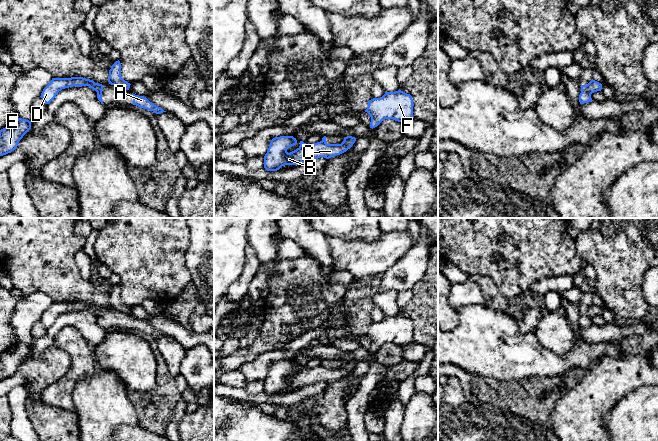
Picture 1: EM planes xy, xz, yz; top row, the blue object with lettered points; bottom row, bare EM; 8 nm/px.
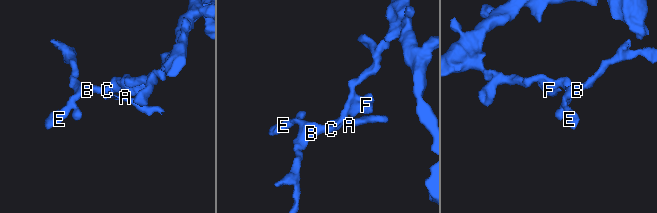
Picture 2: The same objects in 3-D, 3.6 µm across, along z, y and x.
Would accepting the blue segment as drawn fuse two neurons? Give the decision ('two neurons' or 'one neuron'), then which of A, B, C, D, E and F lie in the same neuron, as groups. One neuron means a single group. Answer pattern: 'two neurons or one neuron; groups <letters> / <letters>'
two neurons; groups A / B C D E F

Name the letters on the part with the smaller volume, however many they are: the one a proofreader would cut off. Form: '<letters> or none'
A

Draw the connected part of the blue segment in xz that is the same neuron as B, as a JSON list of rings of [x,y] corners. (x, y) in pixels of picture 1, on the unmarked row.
[[[280,360],[271,364],[267,377],[264,380],[264,392],[267,395],[277,395],[285,389],[300,389],[302,387],[324,381],[329,383],[350,373],[356,362],[347,360],[341,368],[327,368],[322,365],[306,368],[300,365],[300,370],[288,377],[287,373],[296,369],[293,360]]]

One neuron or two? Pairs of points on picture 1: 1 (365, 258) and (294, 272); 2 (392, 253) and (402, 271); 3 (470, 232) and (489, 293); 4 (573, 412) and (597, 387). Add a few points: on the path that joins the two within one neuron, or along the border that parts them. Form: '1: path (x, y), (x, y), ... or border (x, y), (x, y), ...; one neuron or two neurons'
1: border (335, 271), (348, 271), (353, 277); two neurons
2: border (413, 245), (381, 274); two neurons
3: border (468, 275), (487, 275), (500, 291); two neurons
4: path (579, 406), (591, 393); one neuron

